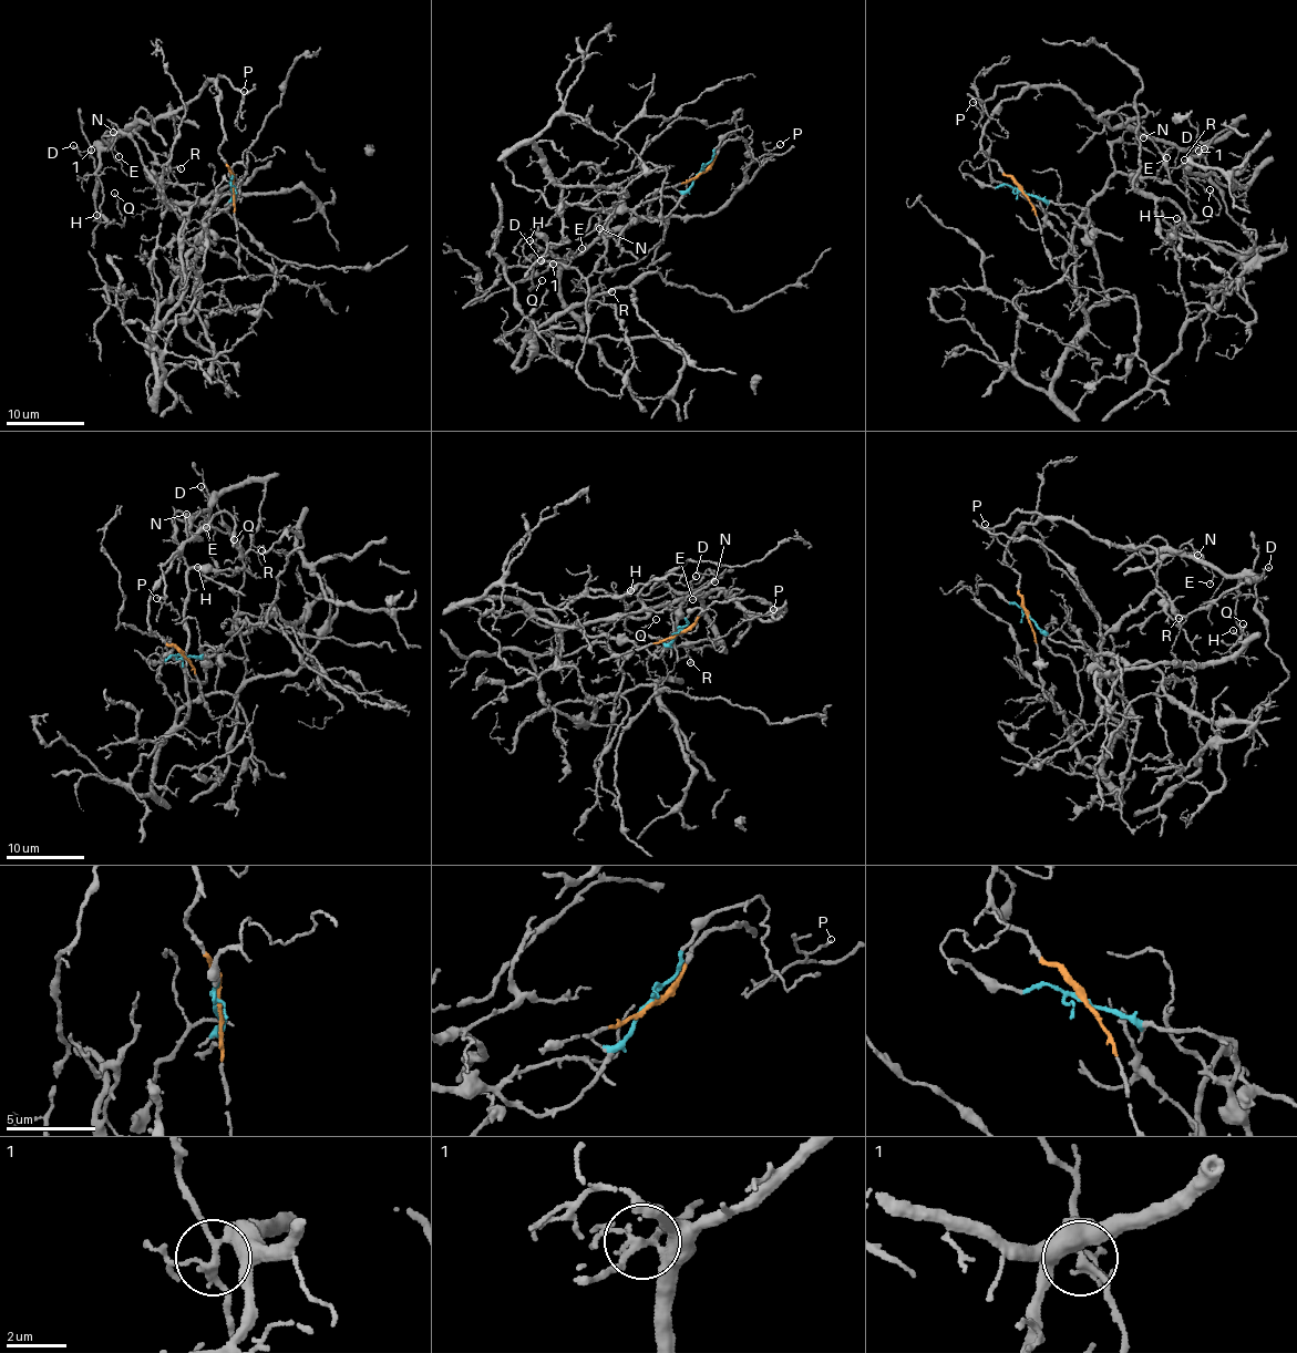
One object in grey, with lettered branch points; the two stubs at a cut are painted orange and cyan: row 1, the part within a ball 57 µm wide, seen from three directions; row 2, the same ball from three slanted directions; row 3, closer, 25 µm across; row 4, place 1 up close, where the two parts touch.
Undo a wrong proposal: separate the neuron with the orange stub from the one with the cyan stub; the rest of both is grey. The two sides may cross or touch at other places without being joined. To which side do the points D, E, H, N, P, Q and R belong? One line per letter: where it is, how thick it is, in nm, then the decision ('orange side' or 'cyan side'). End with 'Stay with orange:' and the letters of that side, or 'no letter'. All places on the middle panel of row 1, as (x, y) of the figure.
D: (541, 260) | 150 nm | orange side
E: (582, 248) | 100 nm | orange side
H: (529, 240) | 140 nm | orange side
N: (599, 228) | 150 nm | cyan side
P: (780, 144) | 130 nm | orange side
Q: (542, 280) | 110 nm | orange side
R: (611, 291) | 150 nm | orange side
Stay with orange: D, E, H, P, Q, R

